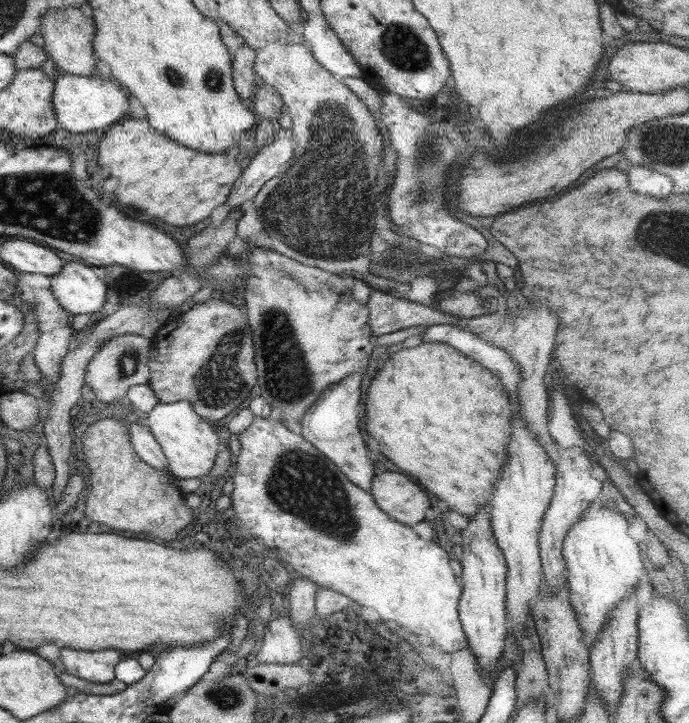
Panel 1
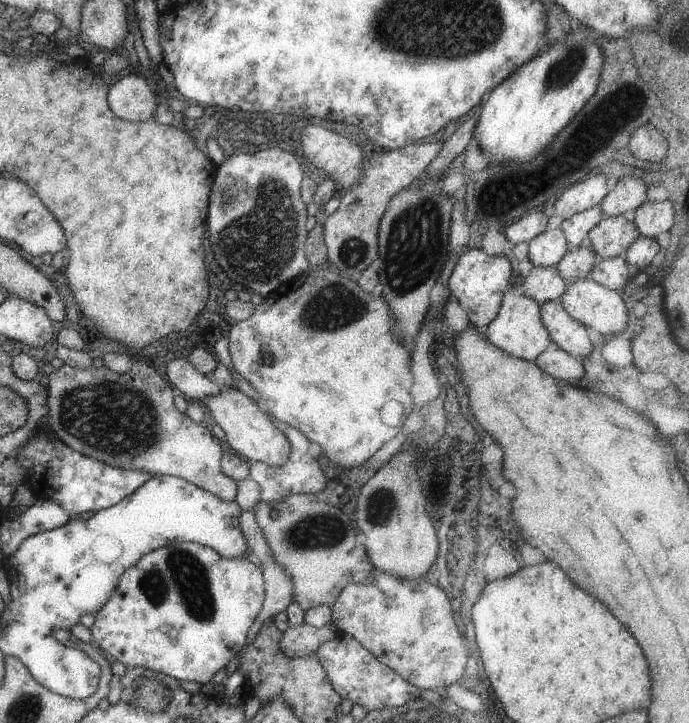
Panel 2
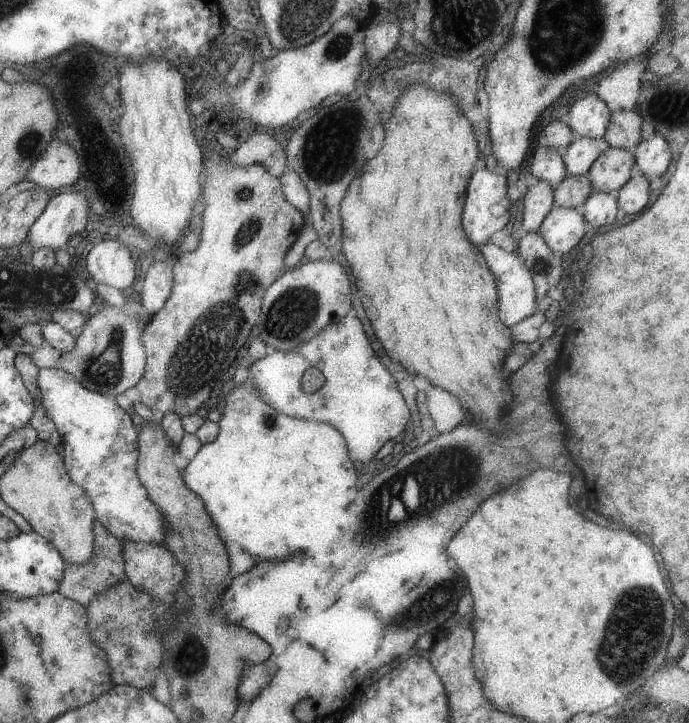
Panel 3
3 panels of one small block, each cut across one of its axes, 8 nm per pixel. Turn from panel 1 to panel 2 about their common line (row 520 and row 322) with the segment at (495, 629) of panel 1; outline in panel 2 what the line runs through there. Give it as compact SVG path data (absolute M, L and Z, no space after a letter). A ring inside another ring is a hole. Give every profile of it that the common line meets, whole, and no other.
M465 249L459 254L452 271L445 276L446 290L453 295L461 310L464 310L469 324L475 328L487 326L495 318L502 301L503 293L509 284L511 264L503 255L488 255L479 249Z

